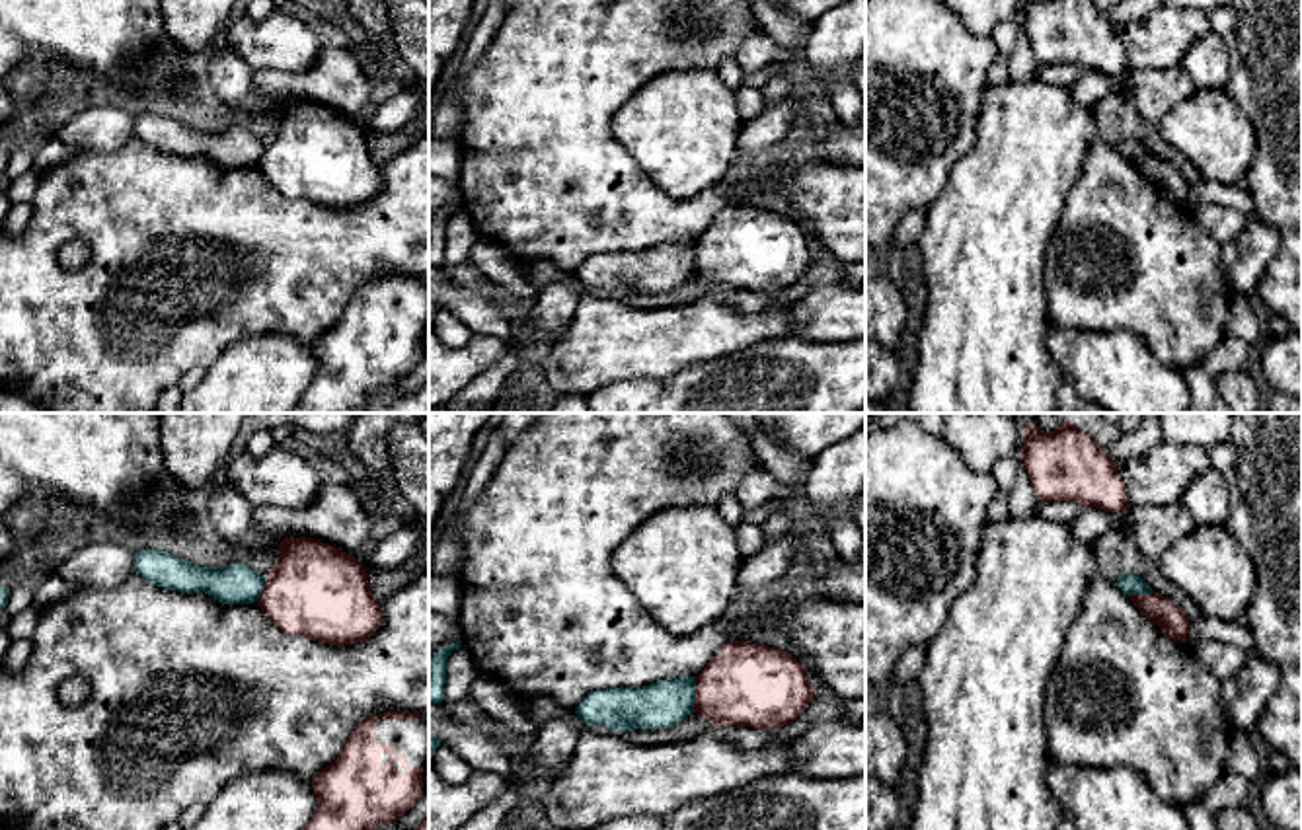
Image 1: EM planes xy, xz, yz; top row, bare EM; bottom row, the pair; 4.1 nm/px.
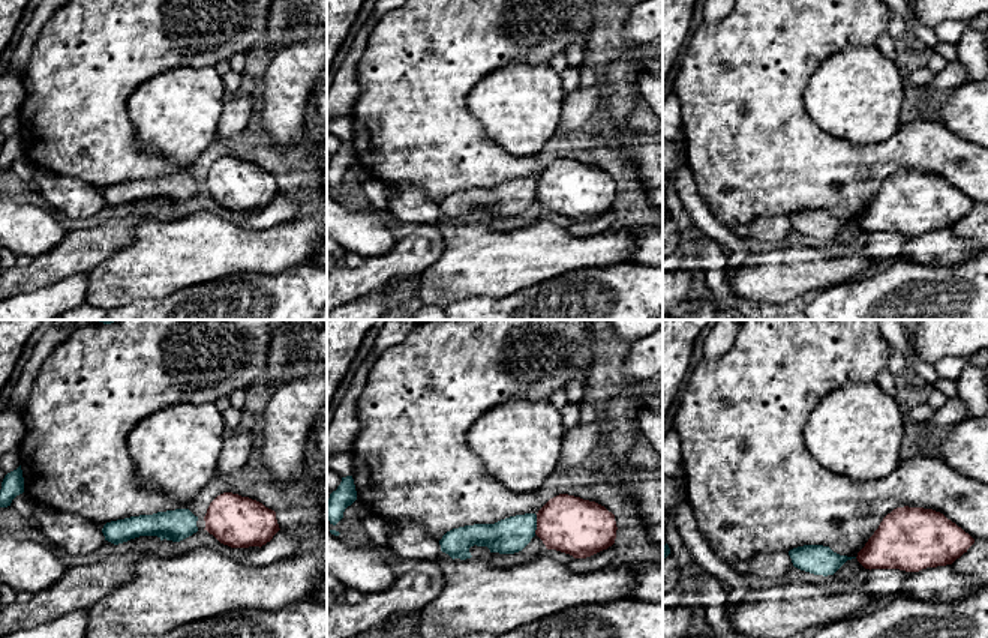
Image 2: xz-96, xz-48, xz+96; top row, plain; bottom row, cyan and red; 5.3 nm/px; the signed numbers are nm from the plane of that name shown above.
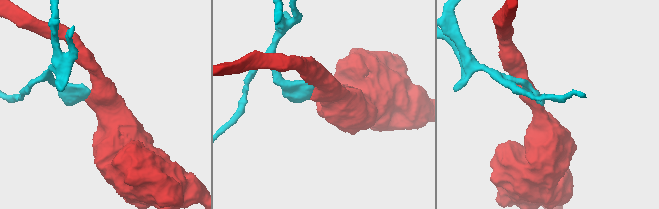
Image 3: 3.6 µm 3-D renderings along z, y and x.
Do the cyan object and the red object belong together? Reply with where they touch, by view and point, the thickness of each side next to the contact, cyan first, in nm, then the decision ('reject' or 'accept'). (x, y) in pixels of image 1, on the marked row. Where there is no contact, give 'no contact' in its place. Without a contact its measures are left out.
contact xz (694, 694); calibres 190 and 340 nm; reject

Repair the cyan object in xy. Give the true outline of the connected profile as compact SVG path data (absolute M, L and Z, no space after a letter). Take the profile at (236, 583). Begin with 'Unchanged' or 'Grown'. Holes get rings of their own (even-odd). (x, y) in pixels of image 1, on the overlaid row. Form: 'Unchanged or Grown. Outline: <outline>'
Unchanged. Outline: M158 549L134 551L134 573L156 586L187 594L205 592L222 604L257 602L267 579L238 561L226 567L199 567Z

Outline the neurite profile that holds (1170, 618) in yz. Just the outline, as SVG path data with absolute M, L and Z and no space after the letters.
M1158 592L1130 594L1129 598L1168 637L1185 643L1191 622L1183 606L1173 604Z

